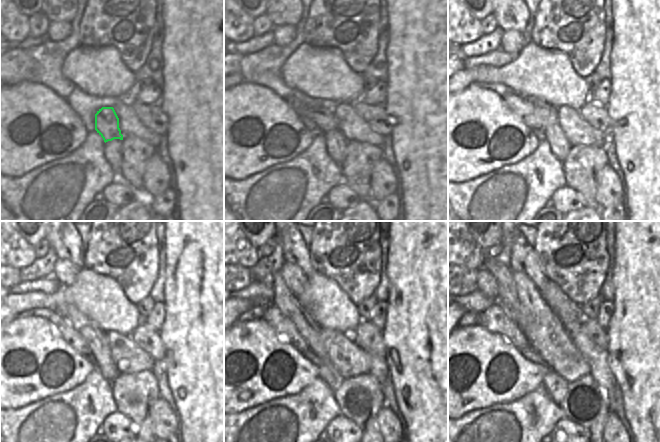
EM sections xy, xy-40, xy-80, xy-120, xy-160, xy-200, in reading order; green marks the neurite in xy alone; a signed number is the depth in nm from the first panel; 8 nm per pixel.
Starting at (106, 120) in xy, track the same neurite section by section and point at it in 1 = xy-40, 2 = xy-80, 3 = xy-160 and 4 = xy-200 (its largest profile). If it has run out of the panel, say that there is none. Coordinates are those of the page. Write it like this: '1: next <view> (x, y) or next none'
1: next xy-40 (325, 119)
2: next xy-80 (538, 111)
3: next xy-160 (284, 326)
4: next xy-200 (493, 318)

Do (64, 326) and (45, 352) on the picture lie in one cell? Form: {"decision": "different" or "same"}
{"decision": "different"}

